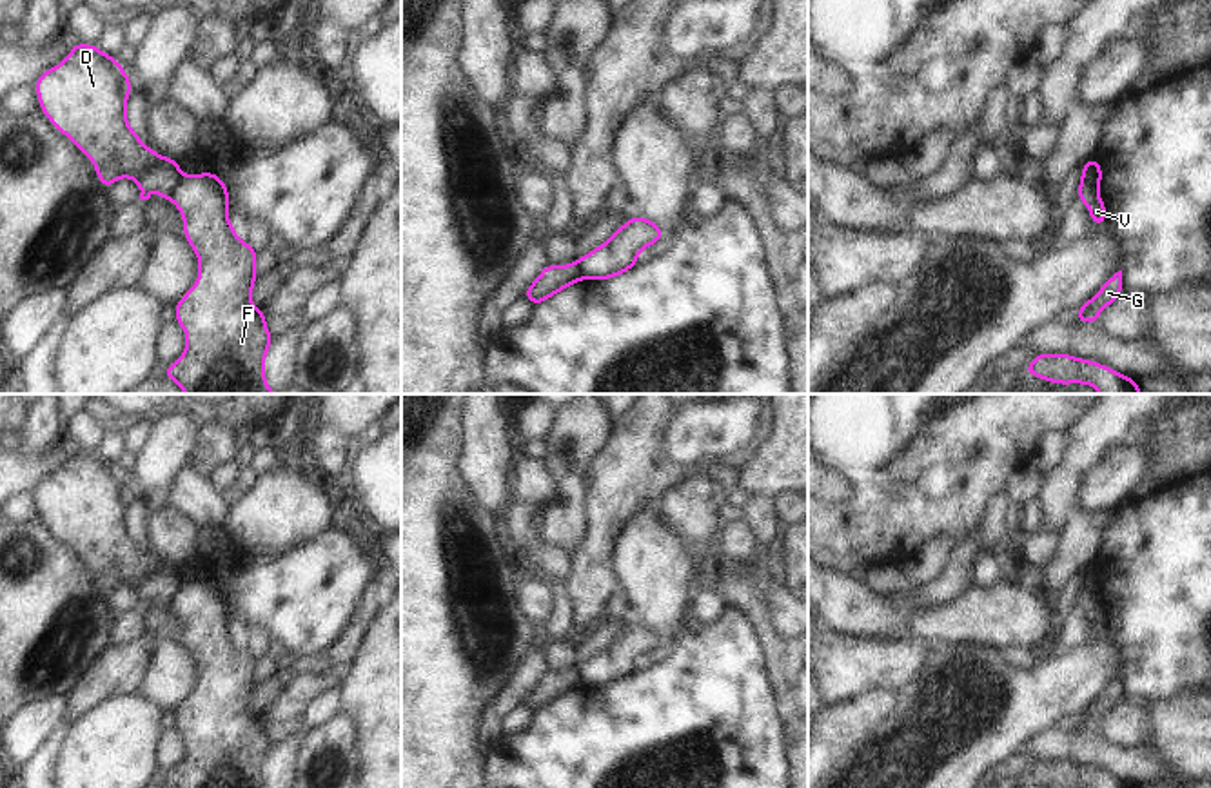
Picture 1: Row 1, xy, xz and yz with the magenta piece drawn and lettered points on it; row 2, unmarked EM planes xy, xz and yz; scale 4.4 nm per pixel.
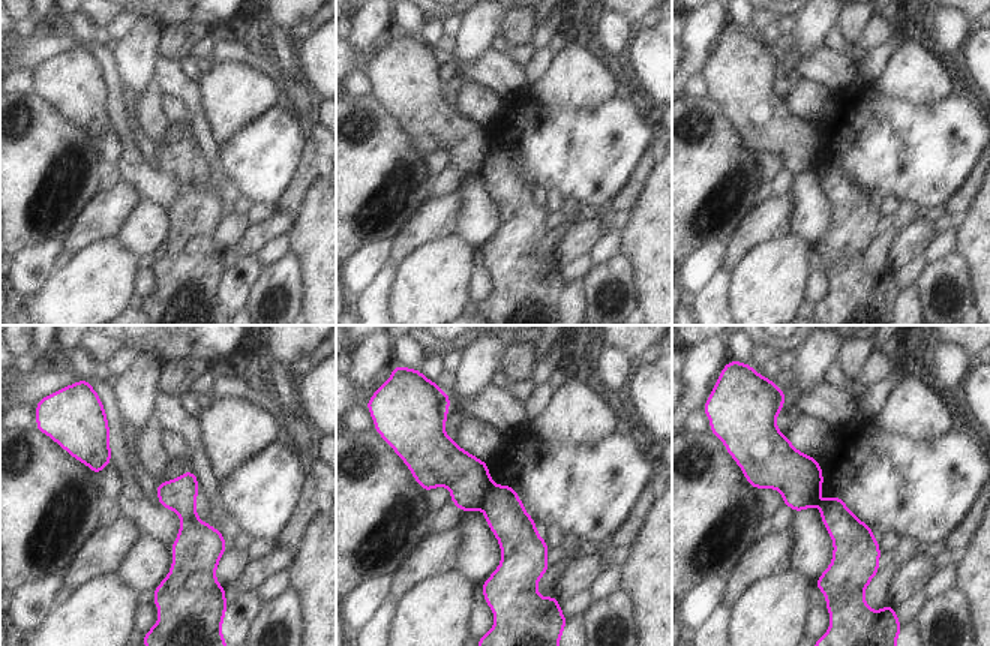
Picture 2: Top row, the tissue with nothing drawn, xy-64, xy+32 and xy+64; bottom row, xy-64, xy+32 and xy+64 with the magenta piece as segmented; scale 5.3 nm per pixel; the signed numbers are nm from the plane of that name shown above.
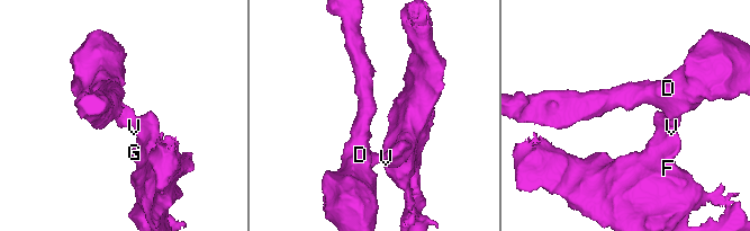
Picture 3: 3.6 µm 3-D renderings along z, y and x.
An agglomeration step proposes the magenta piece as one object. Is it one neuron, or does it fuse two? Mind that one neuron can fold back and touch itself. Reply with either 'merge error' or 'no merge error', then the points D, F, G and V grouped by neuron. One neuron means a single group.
merge error | D / F G V

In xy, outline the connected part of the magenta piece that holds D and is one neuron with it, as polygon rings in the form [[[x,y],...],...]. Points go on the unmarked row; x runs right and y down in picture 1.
[[[74,448],[73,459],[56,474],[45,478],[36,488],[42,519],[54,534],[67,541],[94,570],[96,581],[105,596],[120,583],[133,585],[140,594],[140,606],[151,605],[156,596],[163,606],[172,606],[183,583],[180,570],[165,561],[147,556],[125,527],[125,510],[131,487],[114,463],[103,461],[96,452]]]

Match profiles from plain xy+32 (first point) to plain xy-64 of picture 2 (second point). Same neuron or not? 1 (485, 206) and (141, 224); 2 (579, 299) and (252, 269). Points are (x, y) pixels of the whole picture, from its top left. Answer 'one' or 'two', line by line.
1: one
2: one

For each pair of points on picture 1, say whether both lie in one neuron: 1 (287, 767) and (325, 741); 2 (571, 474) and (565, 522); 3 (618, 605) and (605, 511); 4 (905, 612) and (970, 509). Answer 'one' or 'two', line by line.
1: two
2: one
3: two
4: two

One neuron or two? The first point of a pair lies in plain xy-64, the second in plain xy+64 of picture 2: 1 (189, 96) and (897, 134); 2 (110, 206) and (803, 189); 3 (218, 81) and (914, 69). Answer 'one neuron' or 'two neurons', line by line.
1: two neurons
2: two neurons
3: one neuron

